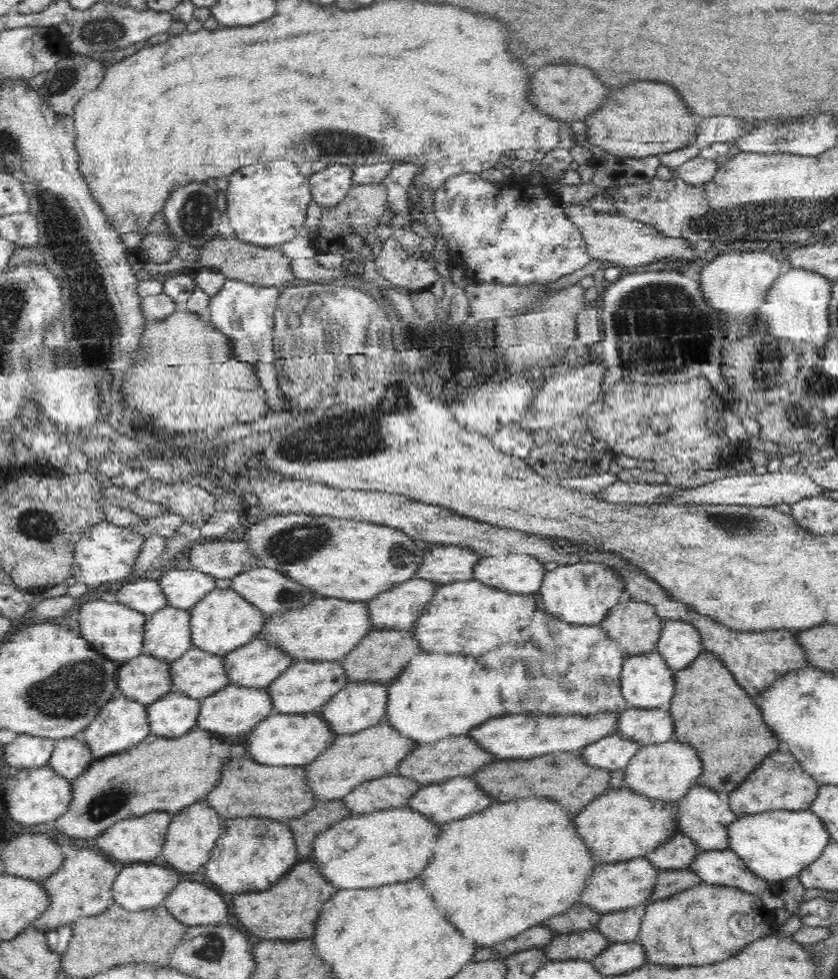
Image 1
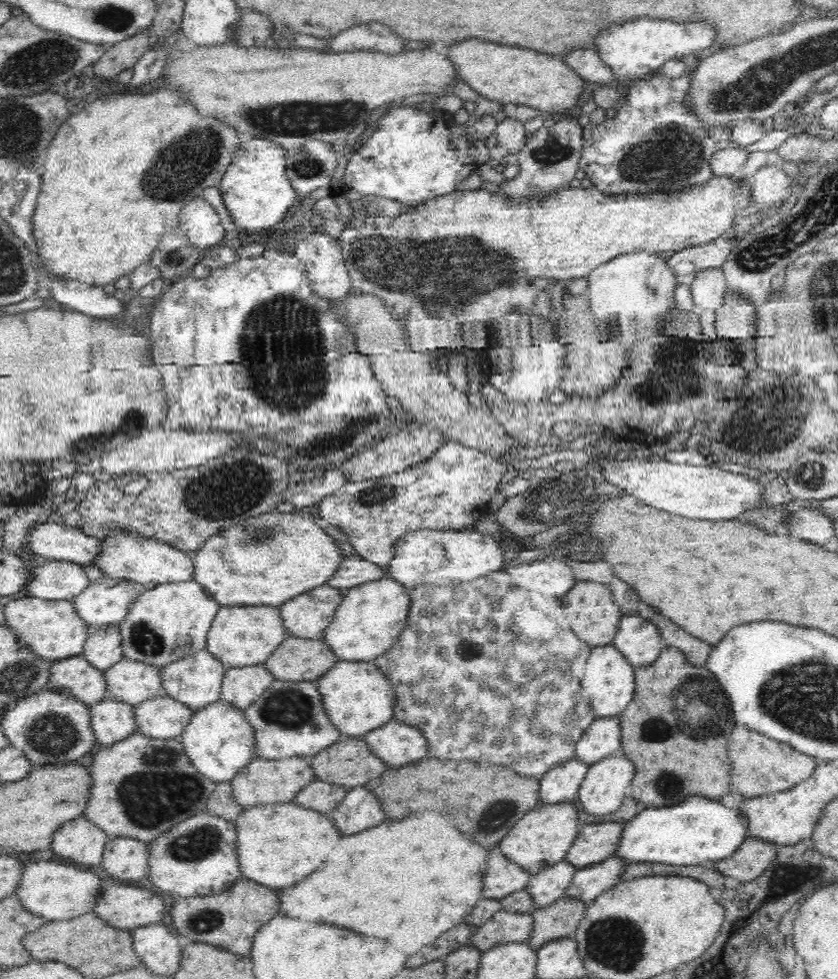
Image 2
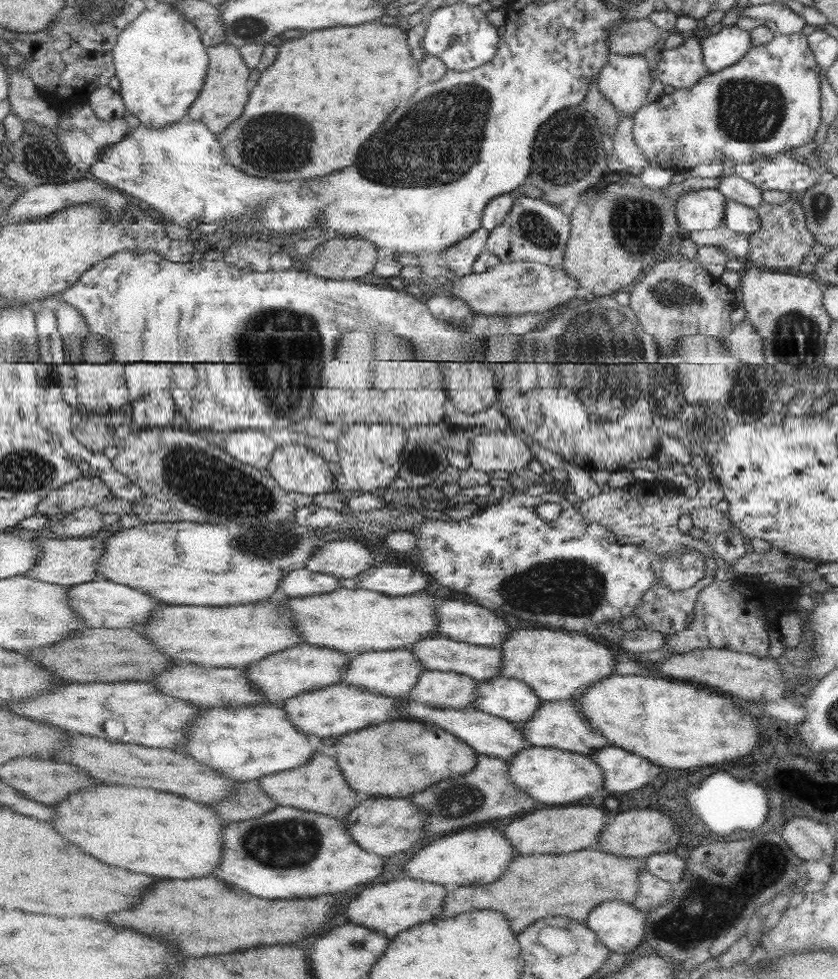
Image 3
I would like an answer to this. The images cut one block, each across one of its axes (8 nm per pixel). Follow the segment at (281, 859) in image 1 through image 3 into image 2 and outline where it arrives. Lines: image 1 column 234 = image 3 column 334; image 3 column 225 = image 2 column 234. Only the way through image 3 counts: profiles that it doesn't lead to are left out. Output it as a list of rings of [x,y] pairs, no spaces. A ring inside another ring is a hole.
[[[206,811],[188,816],[146,845],[145,878],[160,892],[178,894],[178,897],[209,895],[227,889],[239,877],[234,822]]]

